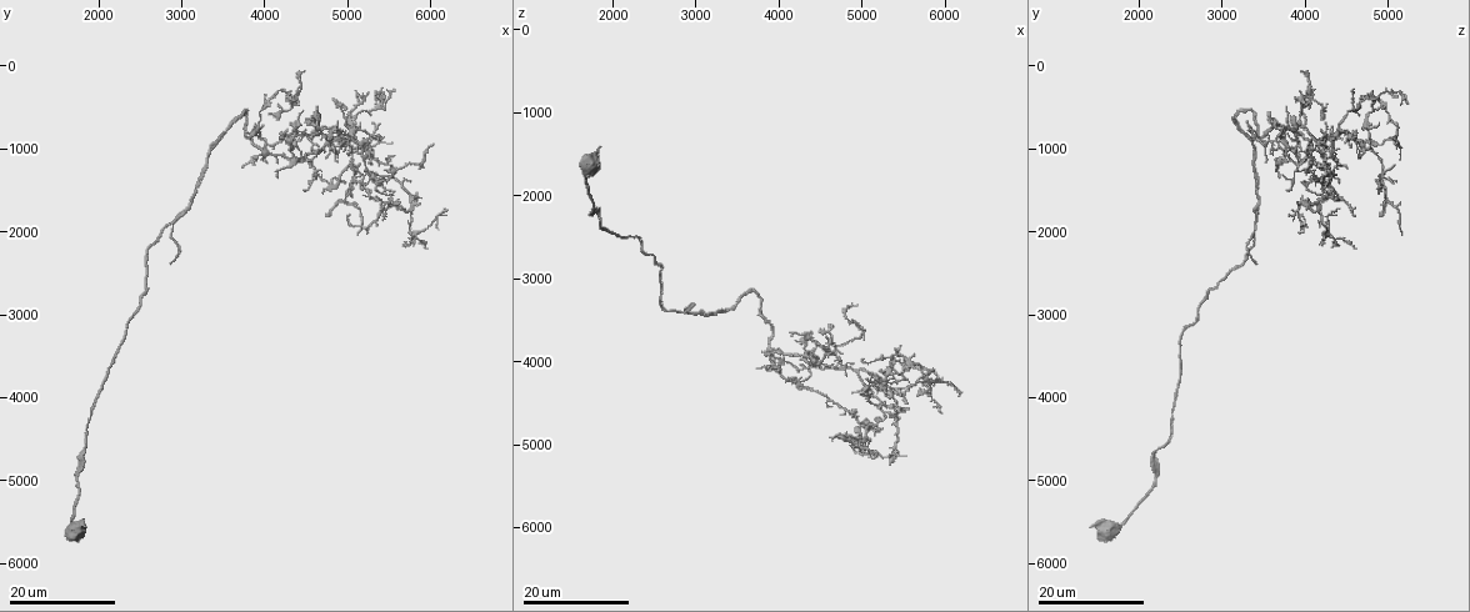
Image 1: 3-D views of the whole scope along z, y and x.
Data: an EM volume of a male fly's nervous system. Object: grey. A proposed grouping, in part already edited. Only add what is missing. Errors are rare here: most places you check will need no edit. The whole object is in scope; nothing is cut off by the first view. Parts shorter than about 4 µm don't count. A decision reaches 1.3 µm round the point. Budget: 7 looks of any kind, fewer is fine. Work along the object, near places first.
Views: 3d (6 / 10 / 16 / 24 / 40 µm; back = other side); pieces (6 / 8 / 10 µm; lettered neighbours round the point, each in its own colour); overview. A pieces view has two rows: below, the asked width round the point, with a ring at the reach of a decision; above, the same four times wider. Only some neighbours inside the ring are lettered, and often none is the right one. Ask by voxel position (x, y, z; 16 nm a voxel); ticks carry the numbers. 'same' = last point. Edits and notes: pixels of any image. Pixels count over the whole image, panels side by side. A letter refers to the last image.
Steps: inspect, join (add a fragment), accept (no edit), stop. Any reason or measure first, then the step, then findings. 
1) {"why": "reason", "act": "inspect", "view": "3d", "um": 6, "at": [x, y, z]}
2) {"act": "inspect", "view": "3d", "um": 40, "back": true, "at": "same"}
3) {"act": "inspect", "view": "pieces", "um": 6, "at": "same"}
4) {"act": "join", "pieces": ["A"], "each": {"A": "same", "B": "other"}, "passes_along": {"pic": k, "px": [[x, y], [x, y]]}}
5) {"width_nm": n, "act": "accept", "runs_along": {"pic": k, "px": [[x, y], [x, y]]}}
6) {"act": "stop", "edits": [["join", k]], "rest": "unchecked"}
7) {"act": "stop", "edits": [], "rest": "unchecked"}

{"act": "inspect", "view": "3d", "um": 16, "at": [2850, 2400, 3400]}

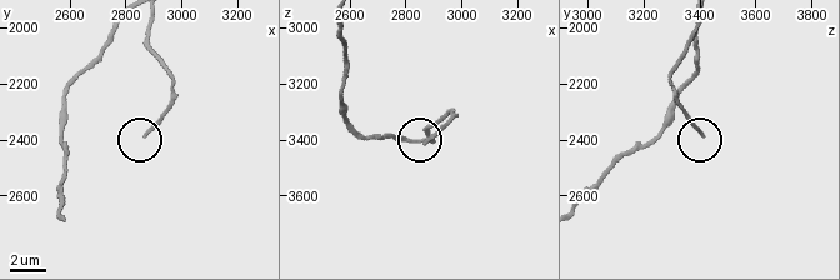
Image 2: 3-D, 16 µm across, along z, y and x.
{"act": "inspect", "view": "pieces", "um": 8, "at": [2870, 2380, 3420]}

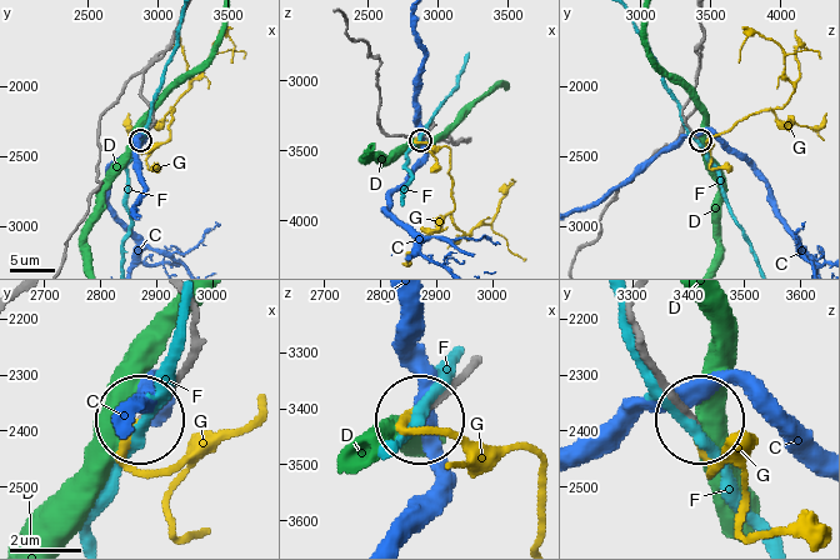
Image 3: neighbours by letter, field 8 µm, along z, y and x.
{"act": "join", "pieces": ["G"], "each": {"C": "other", "D": "other", "F": "other", "G": "same"}, "passes_along": {"pic": 3, "px": [[433, 123], [416, 140], [449, 149], [453, 219], [465, 234]]}, "found": "the cell continues"}

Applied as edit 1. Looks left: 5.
{"why": "tapers out", "act": "inspect", "view": "3d", "um": 16, "at": [4600, 500, 3750]}

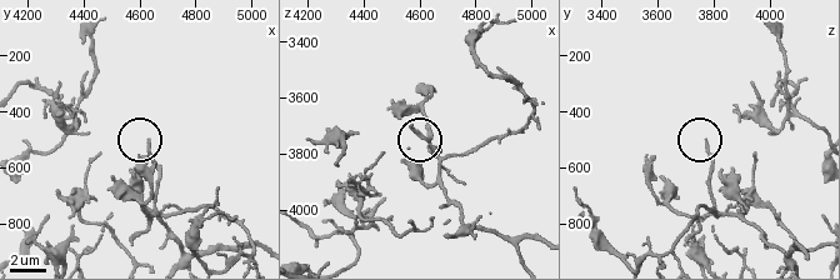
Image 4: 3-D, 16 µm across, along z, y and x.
{"why": "what lies round it", "act": "inspect", "view": "pieces", "um": 6, "at": [4630, 500, 3780]}

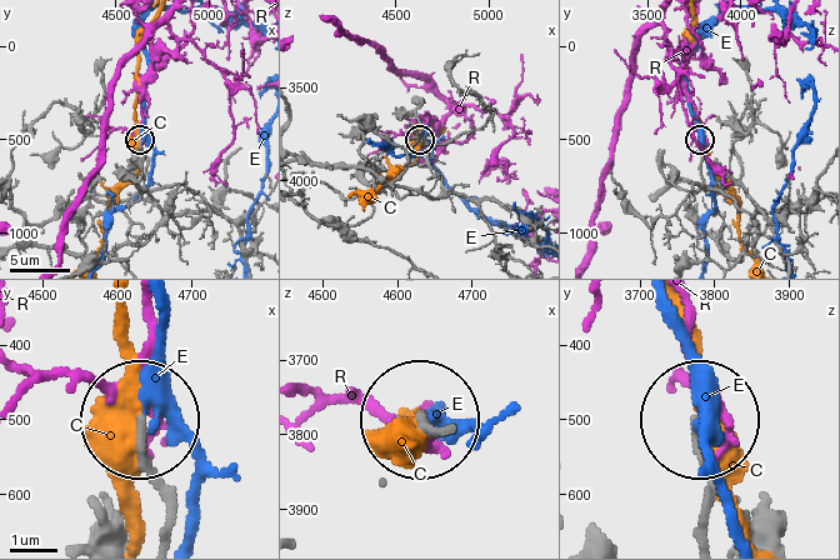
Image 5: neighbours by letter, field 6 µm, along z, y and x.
{"act": "accept", "each": {"C": "other", "E": "other", "R": "other"}, "runs_along": {"pic": 5, "px": [[166, 531], [171, 495], [139, 428]]}, "found": "no lettered fragment goes on from it"}

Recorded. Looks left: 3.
{"why": "thick end", "act": "inspect", "view": "3d", "um": 16, "at": [5550, 300, 4600]}

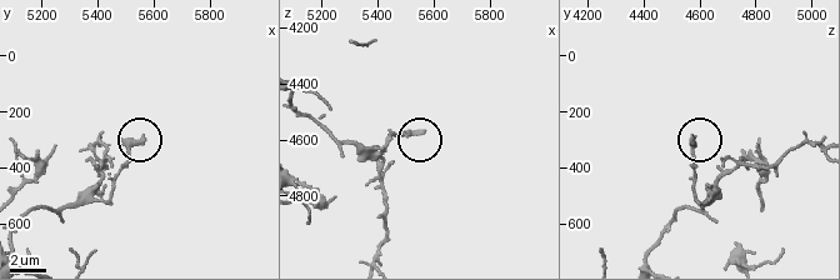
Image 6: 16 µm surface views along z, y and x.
{"act": "inspect", "view": "pieces", "um": 8, "at": [5550, 290, 4580]}

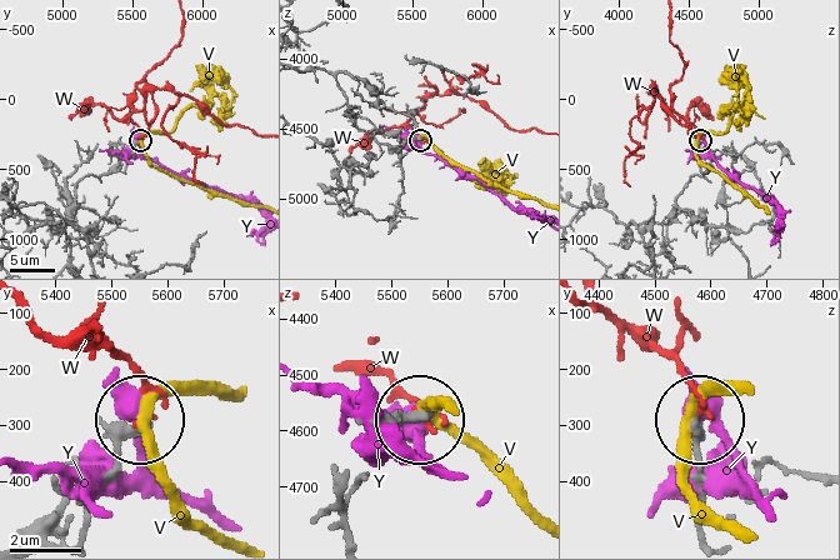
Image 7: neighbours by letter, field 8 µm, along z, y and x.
{"act": "accept", "each": {"V": "other", "W": "other", "Y": "other"}, "runs_along": {"pic": 7, "px": [[700, 531], [698, 426]]}, "found": "none of them fits"}

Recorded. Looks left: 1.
{"act": "stop", "edits": [["join", 3]], "rest": "unchecked"}

